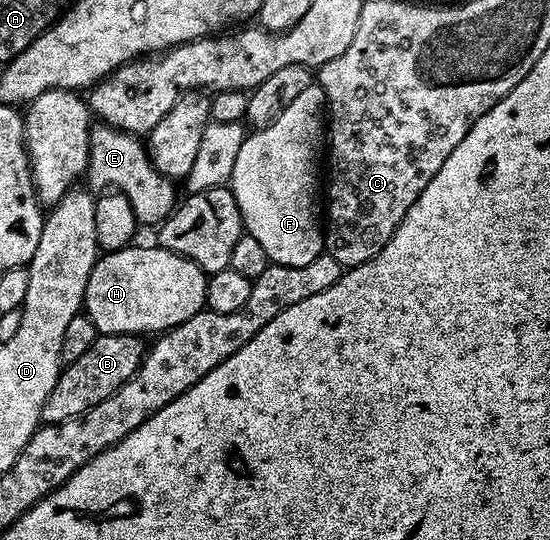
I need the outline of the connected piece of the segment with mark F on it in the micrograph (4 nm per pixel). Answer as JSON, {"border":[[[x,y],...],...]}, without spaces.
{"border":[[[311,82],[308,90],[304,90],[266,128],[259,128],[247,135],[246,141],[240,146],[240,154],[236,154],[236,166],[232,166],[232,174],[228,181],[230,193],[236,198],[236,206],[240,206],[242,215],[242,226],[245,235],[256,238],[260,246],[264,246],[264,254],[268,254],[271,264],[283,264],[284,266],[308,266],[316,257],[324,252],[324,224],[318,221],[318,159],[323,159],[324,145],[328,140],[328,109],[326,106],[326,95],[324,90],[316,82]]]}

